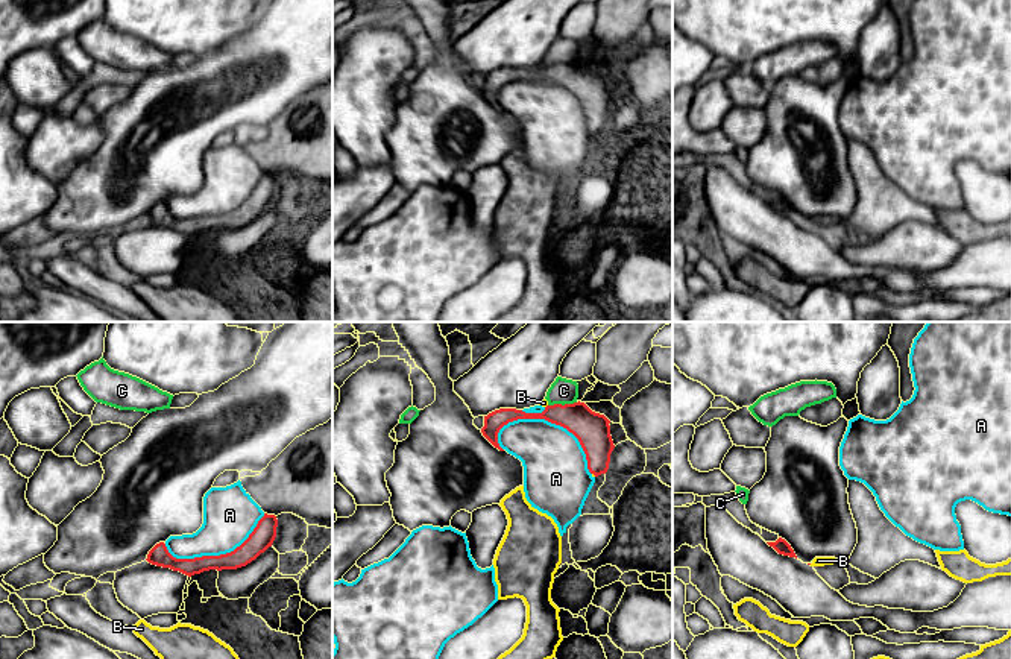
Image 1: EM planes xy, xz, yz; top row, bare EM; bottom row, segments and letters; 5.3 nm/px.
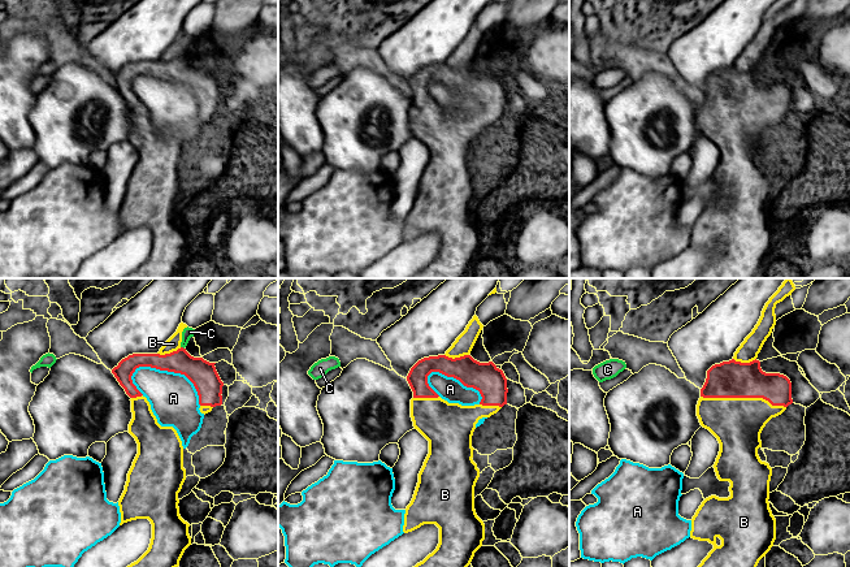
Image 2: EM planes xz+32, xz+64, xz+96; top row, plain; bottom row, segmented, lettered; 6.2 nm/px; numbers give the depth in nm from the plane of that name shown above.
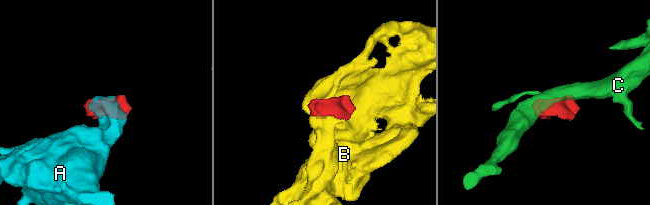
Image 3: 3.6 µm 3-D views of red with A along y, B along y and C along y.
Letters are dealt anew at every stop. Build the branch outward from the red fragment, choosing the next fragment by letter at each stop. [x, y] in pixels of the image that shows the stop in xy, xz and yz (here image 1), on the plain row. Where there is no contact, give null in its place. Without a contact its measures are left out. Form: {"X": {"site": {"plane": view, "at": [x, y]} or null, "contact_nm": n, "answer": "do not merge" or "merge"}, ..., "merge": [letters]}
{"A": {"site": {"plane": "xz", "at": [554, 82]}, "contact_nm": 550, "answer": "do not merge"}, "B": {"site": {"plane": "xz", "at": [594, 134]}, "contact_nm": 30, "answer": "merge"}, "C": {"site": {"plane": "xz", "at": [560, 64]}, "contact_nm": 150, "answer": "do not merge"}, "merge": ["B"]}

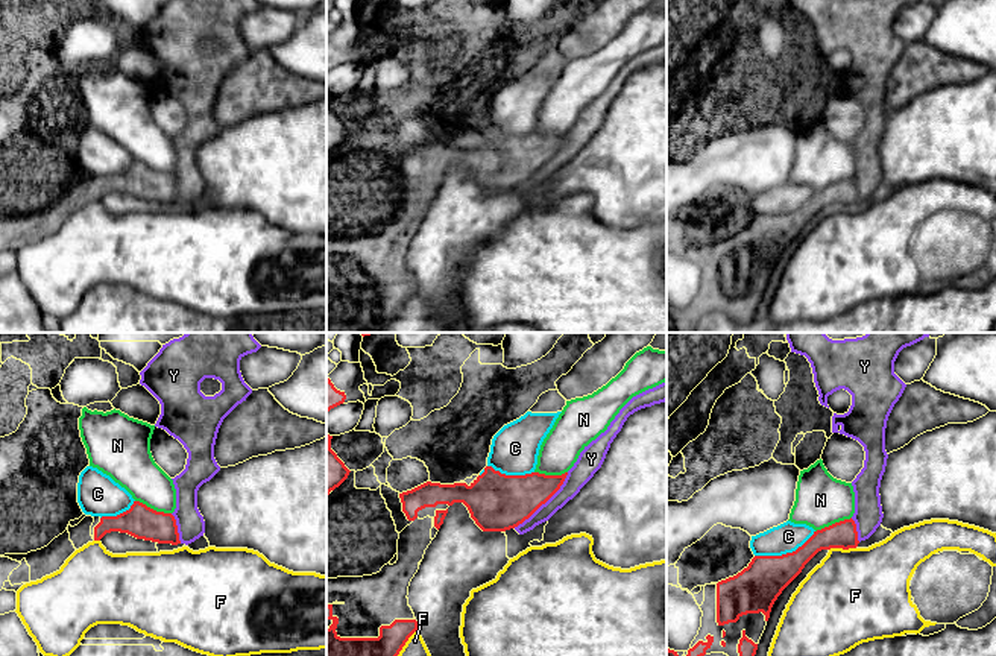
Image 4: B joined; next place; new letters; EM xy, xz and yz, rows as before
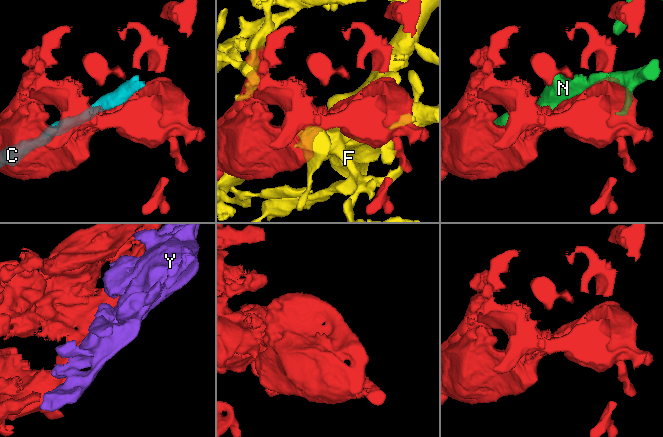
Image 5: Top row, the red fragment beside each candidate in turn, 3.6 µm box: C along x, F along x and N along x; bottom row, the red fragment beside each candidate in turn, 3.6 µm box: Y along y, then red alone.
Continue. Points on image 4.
{"C": {"site": {"plane": "yz", "at": [787, 213]}, "contact_nm": 340, "answer": "do not merge"}, "F": {"site": {"plane": "yz", "at": [841, 207]}, "contact_nm": 140, "answer": "do not merge"}, "N": {"site": {"plane": "xy", "at": [152, 169]}, "contact_nm": 200, "answer": "do not merge"}, "Y": {"site": {"plane": "xz", "at": [544, 163]}, "contact_nm": 420, "answer": "merge"}, "merge": ["Y"]}

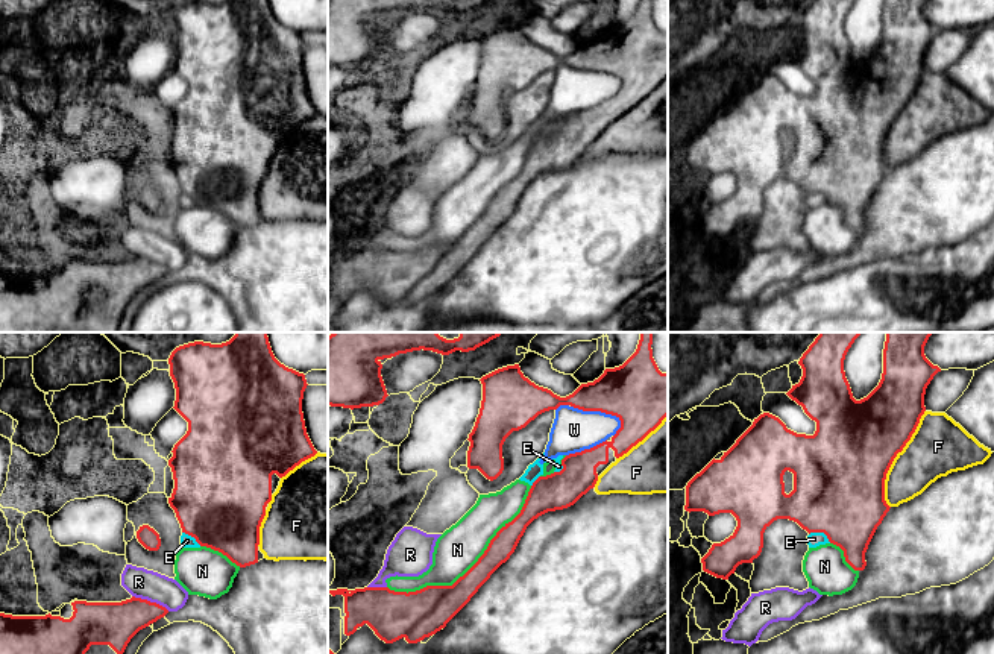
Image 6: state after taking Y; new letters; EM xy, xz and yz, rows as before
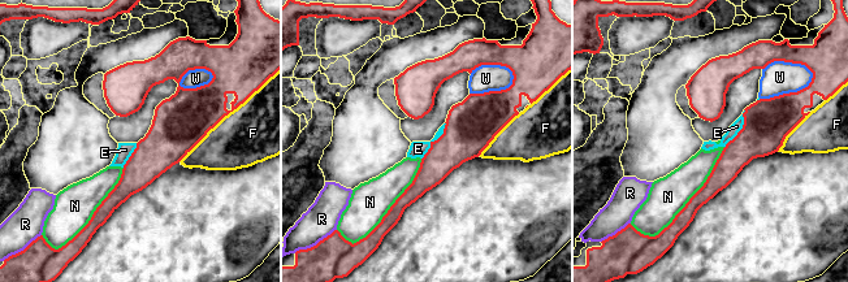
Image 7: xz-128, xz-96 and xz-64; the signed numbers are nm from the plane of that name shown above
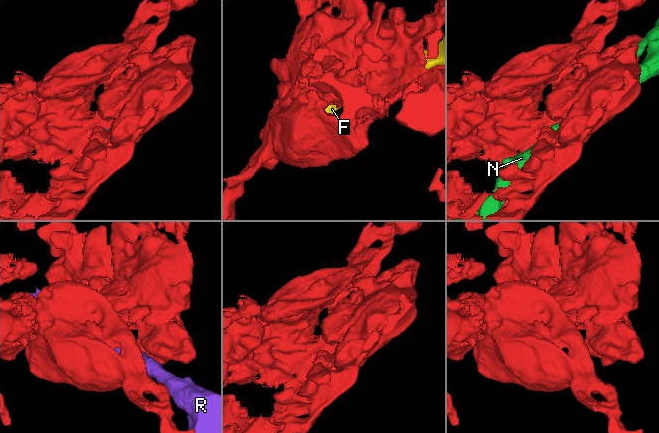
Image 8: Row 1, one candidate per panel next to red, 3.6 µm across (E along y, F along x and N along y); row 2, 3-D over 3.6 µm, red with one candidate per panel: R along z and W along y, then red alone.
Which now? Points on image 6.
{"E": {"site": {"plane": "yz", "at": [821, 191]}, "contact_nm": 130, "answer": "do not merge"}, "F": {"site": {"plane": "yz", "at": [894, 117]}, "contact_nm": 550, "answer": "do not merge"}, "N": {"site": {"plane": "xz", "at": [471, 228]}, "contact_nm": 950, "answer": "do not merge"}, "R": {"site": {"plane": "xy", "at": [149, 261]}, "contact_nm": 220, "answer": "do not merge"}, "W": {"site": {"plane": "xz", "at": [598, 70]}, "contact_nm": 300, "answer": "do not merge"}, "merge": []}

